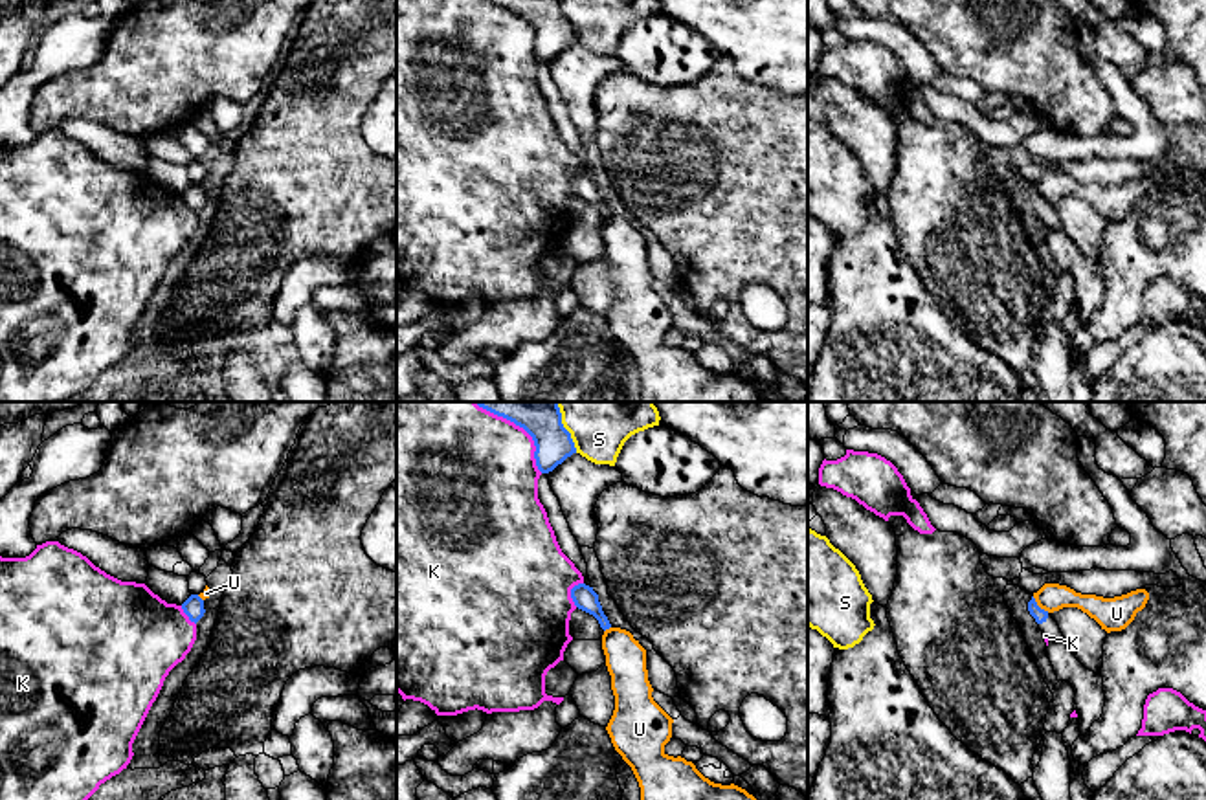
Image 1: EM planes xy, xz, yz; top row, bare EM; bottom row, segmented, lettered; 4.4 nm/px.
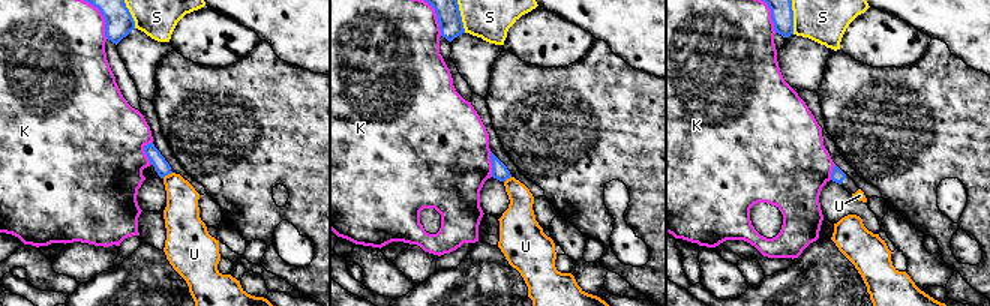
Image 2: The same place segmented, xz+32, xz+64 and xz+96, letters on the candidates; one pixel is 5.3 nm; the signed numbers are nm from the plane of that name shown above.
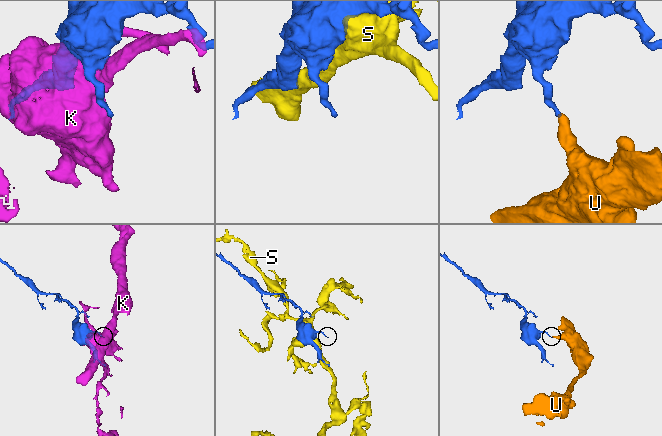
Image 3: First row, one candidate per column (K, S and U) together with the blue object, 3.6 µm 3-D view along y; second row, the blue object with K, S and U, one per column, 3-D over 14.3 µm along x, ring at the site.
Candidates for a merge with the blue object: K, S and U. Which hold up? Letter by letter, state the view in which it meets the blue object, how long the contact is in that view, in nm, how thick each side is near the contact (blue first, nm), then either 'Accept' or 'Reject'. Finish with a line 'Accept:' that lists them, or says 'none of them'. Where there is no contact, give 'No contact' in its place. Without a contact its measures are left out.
K: Touches blue in xz. Shared border 360 nm. Thickness 160 nm (blue) against 460 nm. Reject
S: Touches blue in xz. Shared border 200 nm. Thickness 160 nm (blue) against 220 nm. Reject
U: Touches blue in yz. Shared border 100 nm. Thickness 60 nm (blue) against 130 nm. Reject
Accept: none of them

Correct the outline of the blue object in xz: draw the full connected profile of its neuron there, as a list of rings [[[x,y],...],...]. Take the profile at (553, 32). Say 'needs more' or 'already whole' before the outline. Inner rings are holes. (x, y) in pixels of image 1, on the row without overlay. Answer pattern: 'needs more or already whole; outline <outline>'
already whole; outline [[[490,0],[523,17],[534,29],[536,55],[542,62],[553,61],[576,42],[571,22],[562,13],[560,0]]]

